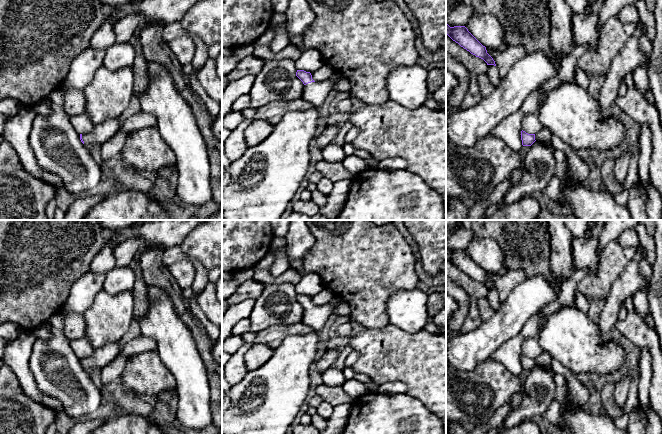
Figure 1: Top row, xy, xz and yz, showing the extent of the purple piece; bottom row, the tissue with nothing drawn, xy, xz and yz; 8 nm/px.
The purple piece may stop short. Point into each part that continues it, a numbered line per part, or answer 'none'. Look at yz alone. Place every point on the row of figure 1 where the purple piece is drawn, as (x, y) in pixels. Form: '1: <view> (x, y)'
1: yz (544, 135)

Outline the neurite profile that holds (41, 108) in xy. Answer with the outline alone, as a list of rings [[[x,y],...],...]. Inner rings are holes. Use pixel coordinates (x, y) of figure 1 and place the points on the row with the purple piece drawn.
[[[44,100],[40,101],[33,108],[37,115],[46,116],[46,115],[50,114],[49,109],[47,108],[47,101],[44,101]]]

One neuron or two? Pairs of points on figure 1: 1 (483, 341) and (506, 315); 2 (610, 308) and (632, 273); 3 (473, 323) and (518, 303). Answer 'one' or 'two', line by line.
1: one
2: one
3: two

